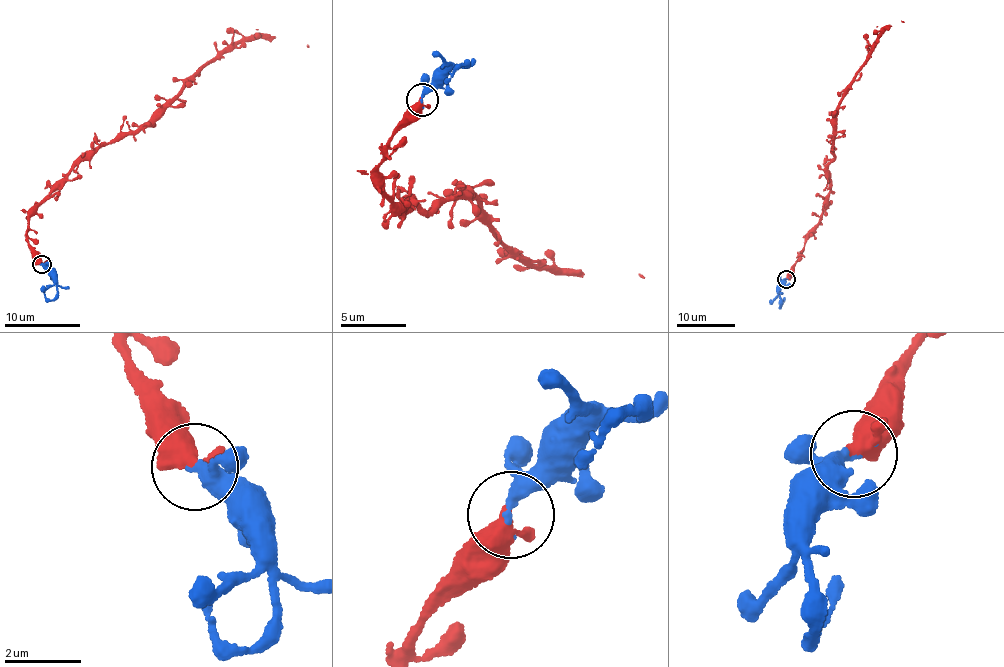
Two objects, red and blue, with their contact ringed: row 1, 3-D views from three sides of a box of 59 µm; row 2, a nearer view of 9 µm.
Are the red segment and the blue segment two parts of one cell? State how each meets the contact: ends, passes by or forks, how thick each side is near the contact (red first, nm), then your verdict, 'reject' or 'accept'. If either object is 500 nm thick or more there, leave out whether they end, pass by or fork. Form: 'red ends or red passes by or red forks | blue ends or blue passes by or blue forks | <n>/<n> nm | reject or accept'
red passes by | blue ends | 380/320 nm | accept

